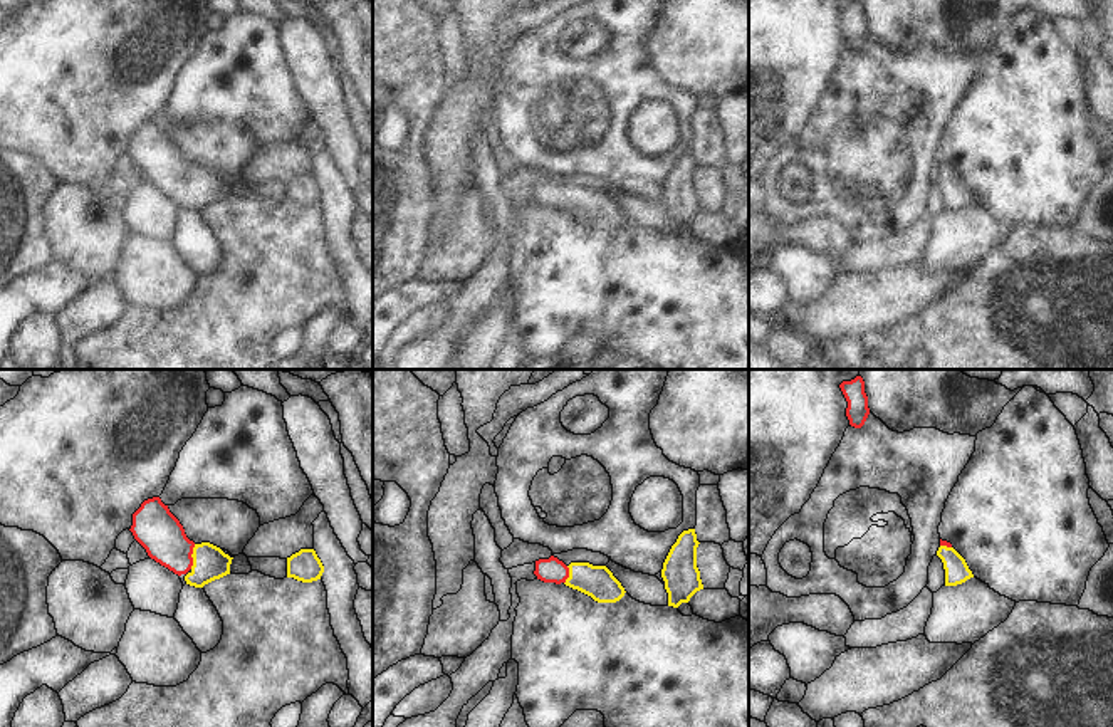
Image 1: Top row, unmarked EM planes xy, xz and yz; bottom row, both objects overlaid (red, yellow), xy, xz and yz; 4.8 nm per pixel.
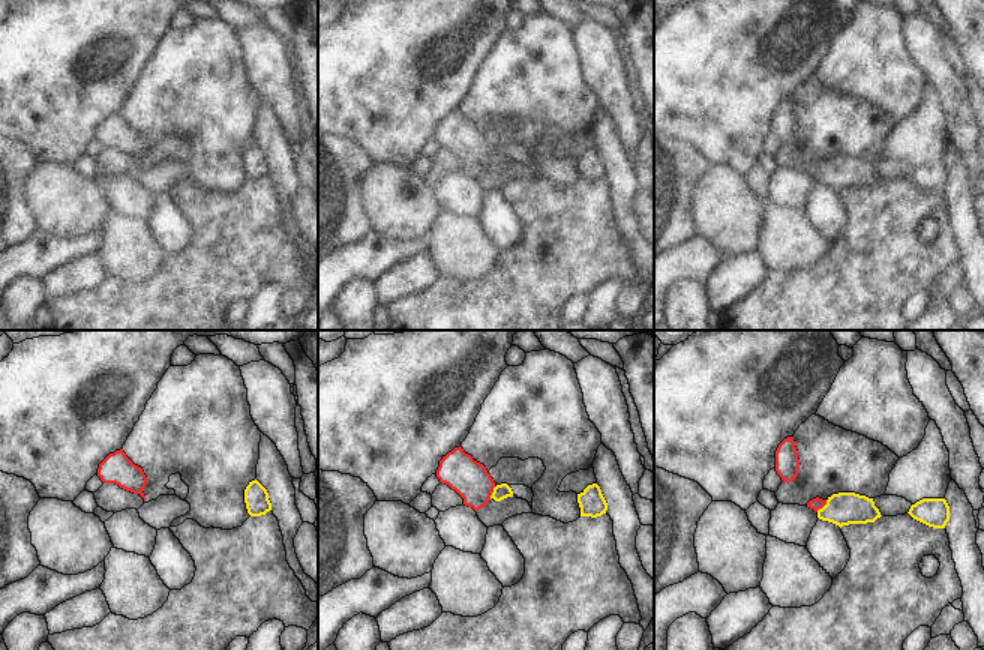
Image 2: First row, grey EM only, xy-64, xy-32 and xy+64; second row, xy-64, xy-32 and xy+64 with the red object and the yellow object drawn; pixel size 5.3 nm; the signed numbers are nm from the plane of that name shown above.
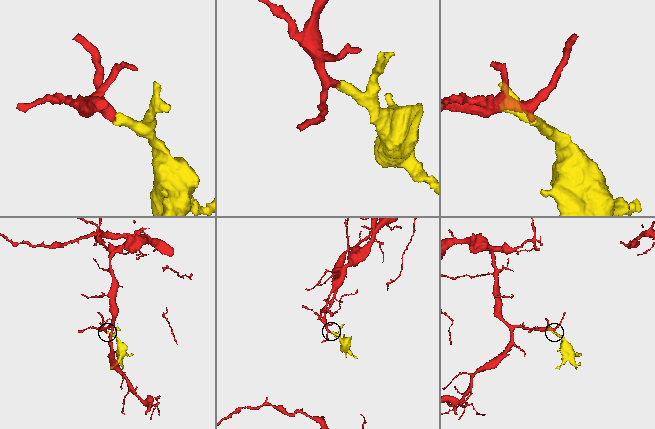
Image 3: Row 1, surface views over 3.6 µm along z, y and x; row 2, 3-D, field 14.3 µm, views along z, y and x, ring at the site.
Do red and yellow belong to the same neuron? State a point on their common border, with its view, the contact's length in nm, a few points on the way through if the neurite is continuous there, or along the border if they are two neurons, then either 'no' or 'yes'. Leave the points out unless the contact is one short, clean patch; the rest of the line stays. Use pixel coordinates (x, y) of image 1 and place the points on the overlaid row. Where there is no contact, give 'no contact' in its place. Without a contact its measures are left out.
contact xy (190, 556); length 120 nm; way xy (155, 528), (182, 554), (190, 556), (210, 563); yes

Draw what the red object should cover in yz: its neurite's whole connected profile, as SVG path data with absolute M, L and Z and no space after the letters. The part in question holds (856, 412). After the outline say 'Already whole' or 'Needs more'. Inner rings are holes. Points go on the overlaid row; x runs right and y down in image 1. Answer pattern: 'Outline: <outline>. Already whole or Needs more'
Outline: M856 376L851 381L843 381L839 388L848 401L846 416L849 420L849 425L861 428L870 415L863 378Z. Already whole

